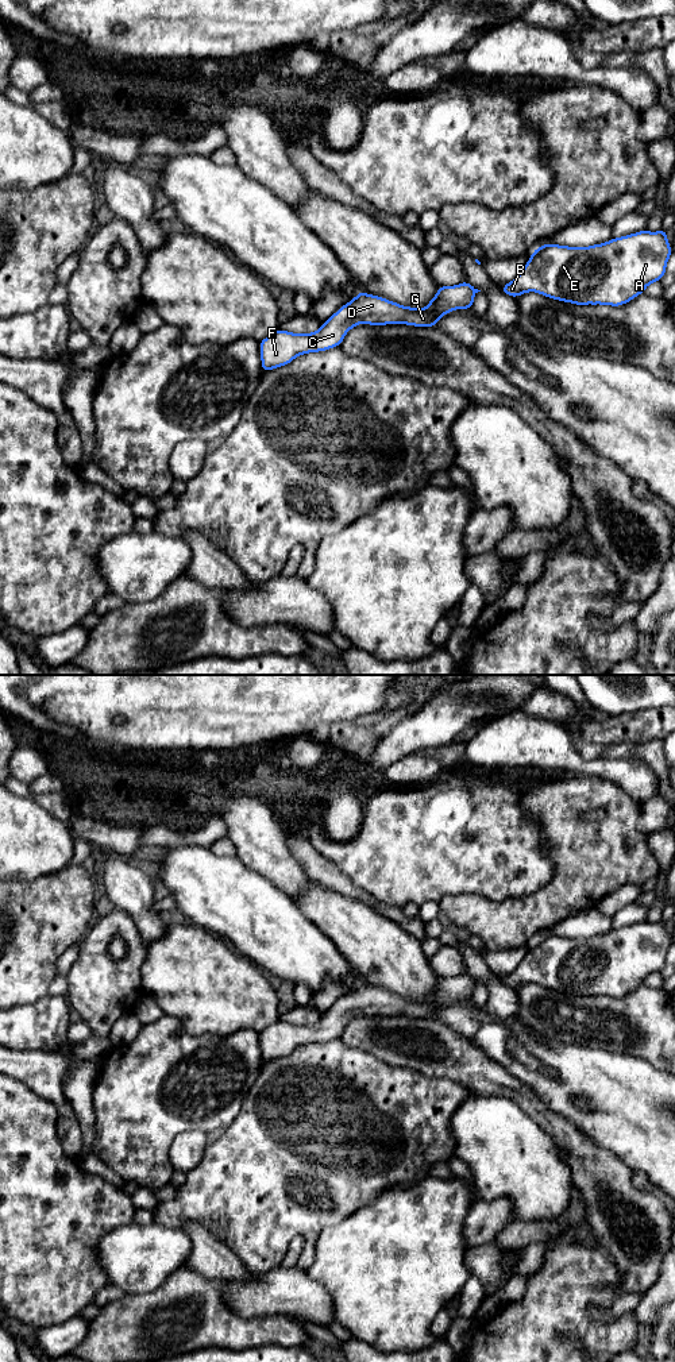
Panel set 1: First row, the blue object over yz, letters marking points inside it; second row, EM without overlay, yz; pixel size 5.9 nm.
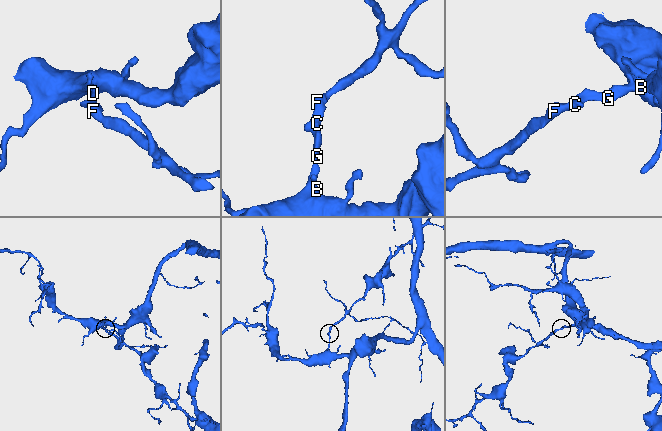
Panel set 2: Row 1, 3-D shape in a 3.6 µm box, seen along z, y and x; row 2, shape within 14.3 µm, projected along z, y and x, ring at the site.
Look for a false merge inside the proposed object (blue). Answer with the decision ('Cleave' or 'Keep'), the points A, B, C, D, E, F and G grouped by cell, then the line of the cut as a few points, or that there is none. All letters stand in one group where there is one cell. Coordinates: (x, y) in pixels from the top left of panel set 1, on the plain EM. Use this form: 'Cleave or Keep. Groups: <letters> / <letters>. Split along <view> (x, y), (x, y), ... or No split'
Keep. Groups: A B C D E F G. No split

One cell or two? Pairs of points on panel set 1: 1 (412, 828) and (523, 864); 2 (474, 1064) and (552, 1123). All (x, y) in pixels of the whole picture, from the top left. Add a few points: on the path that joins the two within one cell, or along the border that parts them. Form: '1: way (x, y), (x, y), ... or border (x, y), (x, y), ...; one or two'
1: way (439, 838), (483, 844), (496, 852); one
2: way (493, 1080), (512, 1087), (533, 1106); one

